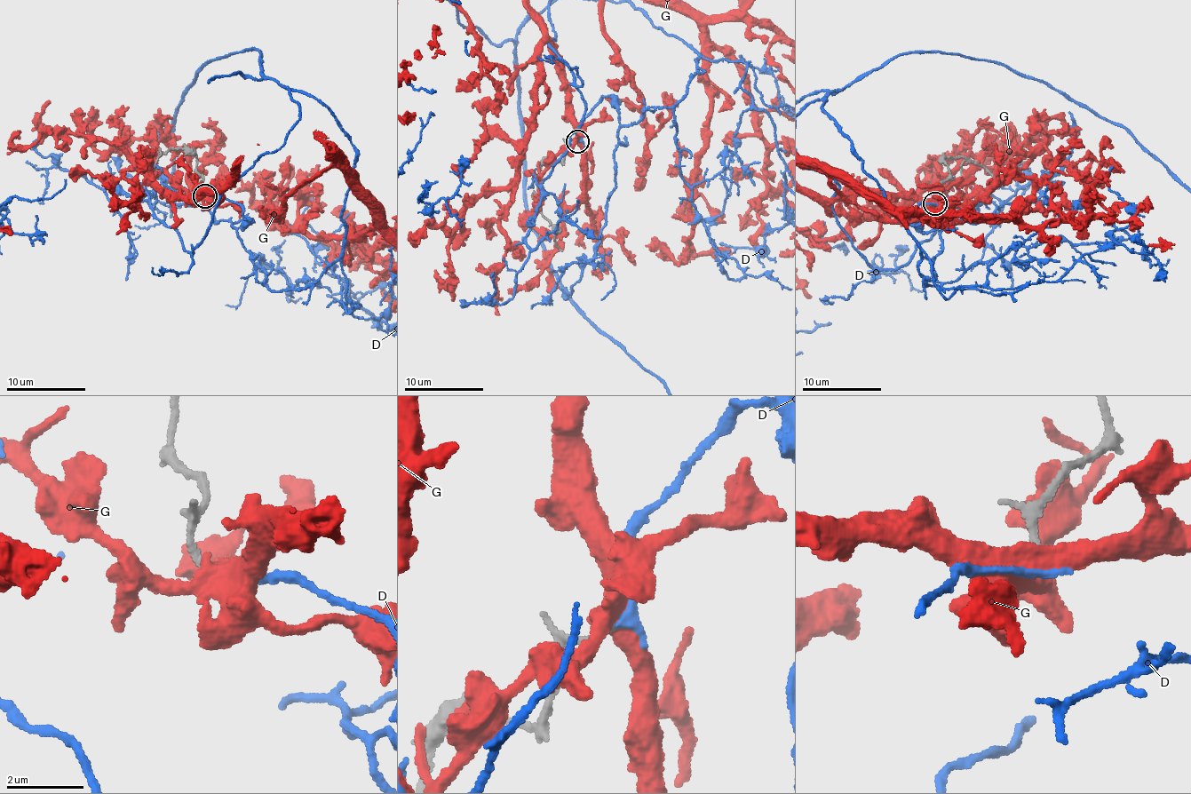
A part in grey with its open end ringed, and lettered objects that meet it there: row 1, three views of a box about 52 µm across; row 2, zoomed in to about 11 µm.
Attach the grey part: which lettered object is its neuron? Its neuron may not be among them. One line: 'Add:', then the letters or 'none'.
Add: none

